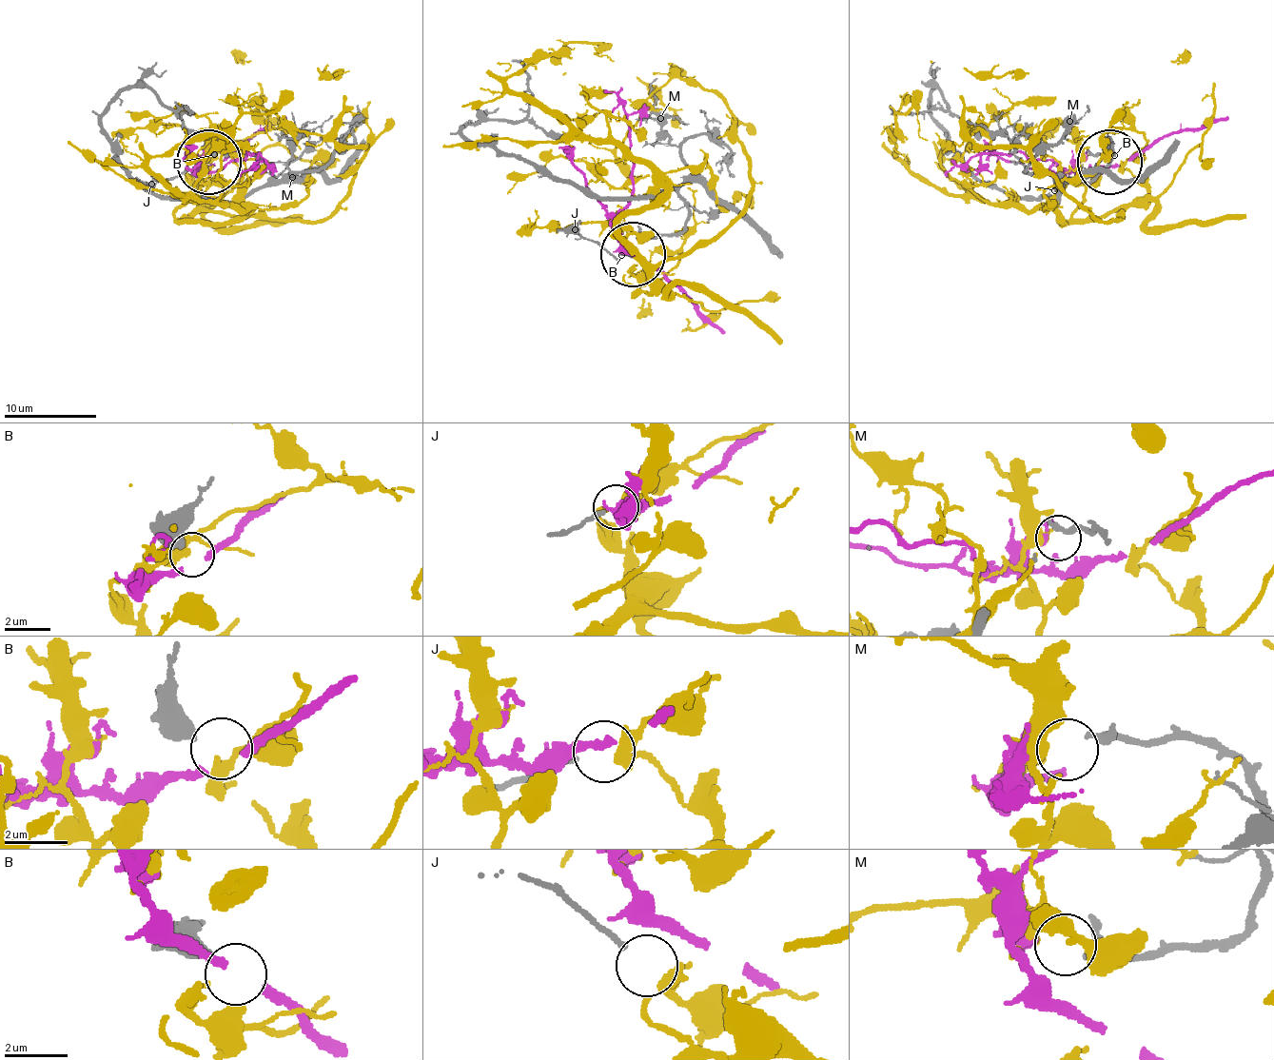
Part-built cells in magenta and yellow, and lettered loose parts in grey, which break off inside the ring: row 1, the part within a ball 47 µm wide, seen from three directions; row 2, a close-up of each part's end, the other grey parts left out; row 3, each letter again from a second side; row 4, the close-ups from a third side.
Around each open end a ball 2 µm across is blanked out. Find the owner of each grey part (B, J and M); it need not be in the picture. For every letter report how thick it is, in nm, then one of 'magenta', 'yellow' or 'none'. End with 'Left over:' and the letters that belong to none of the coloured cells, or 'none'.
B: calibre 480 nm; none
J: calibre 160 nm; yellow
M: calibre 220 nm; none
Left over: B, M

